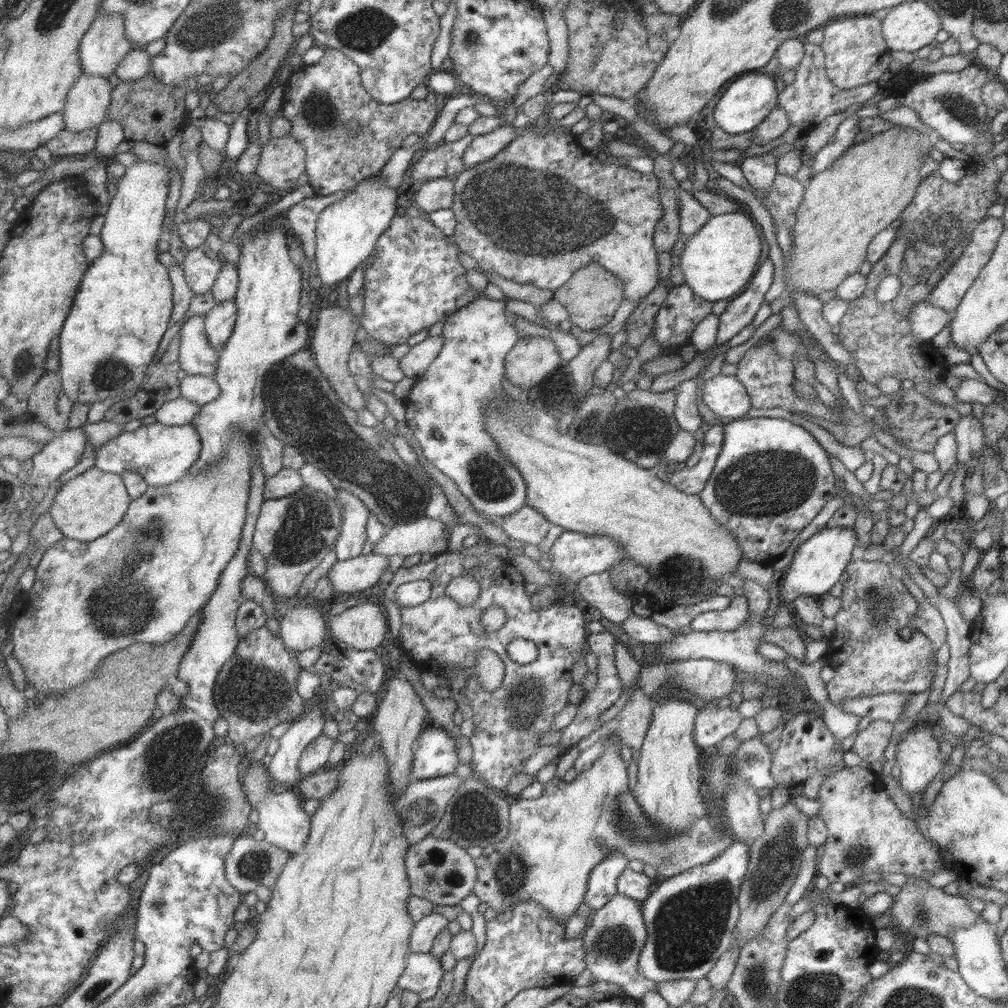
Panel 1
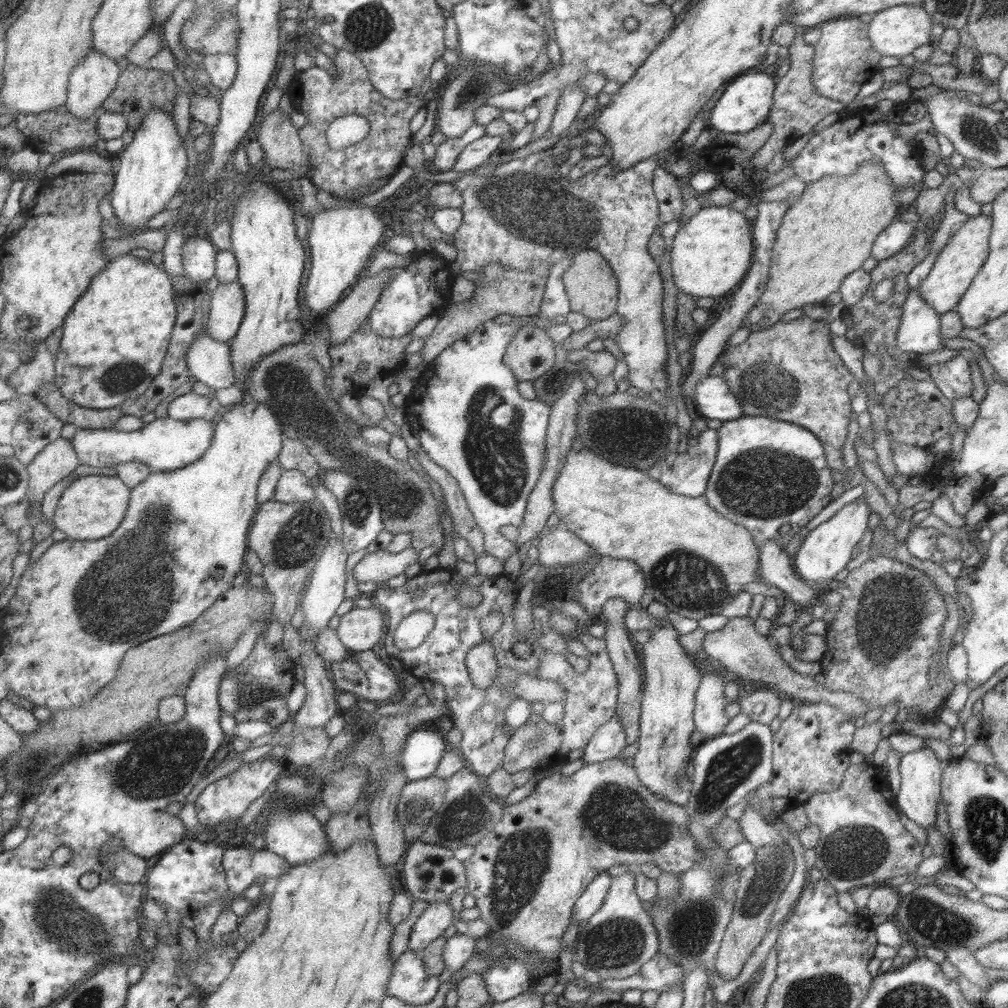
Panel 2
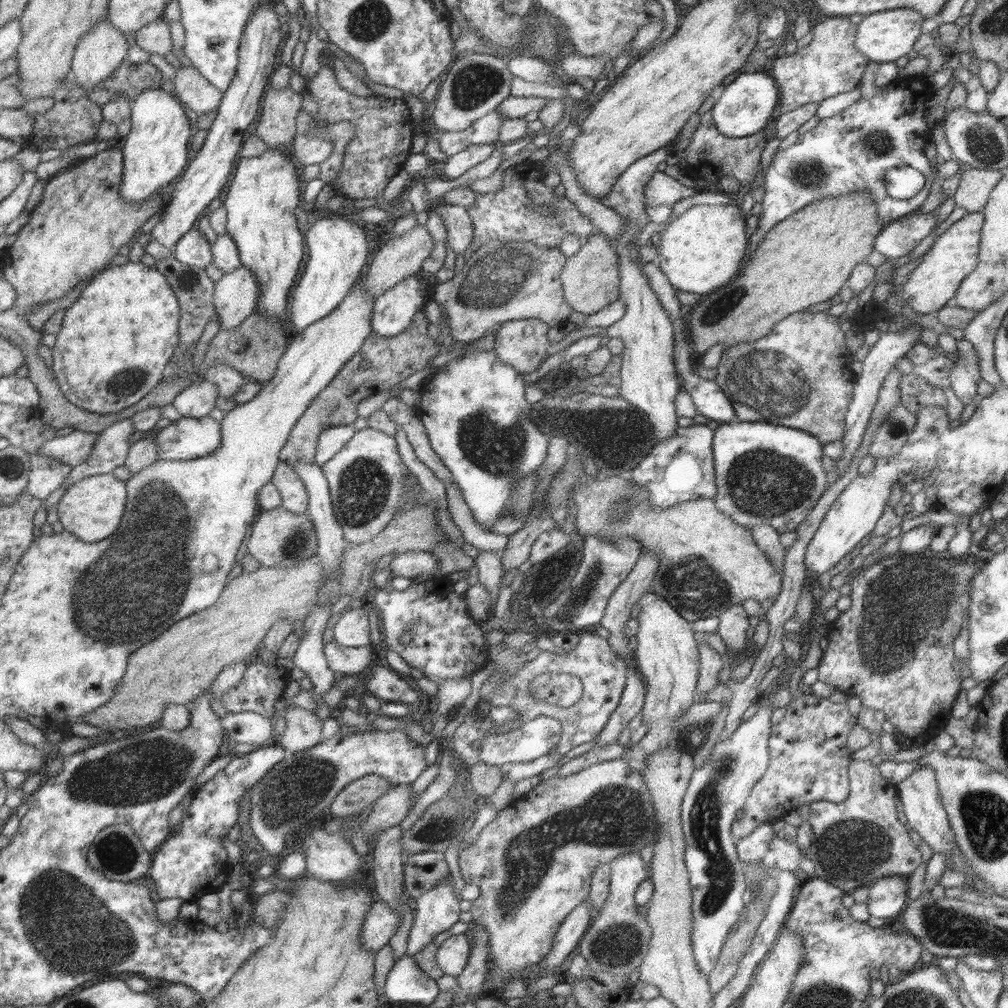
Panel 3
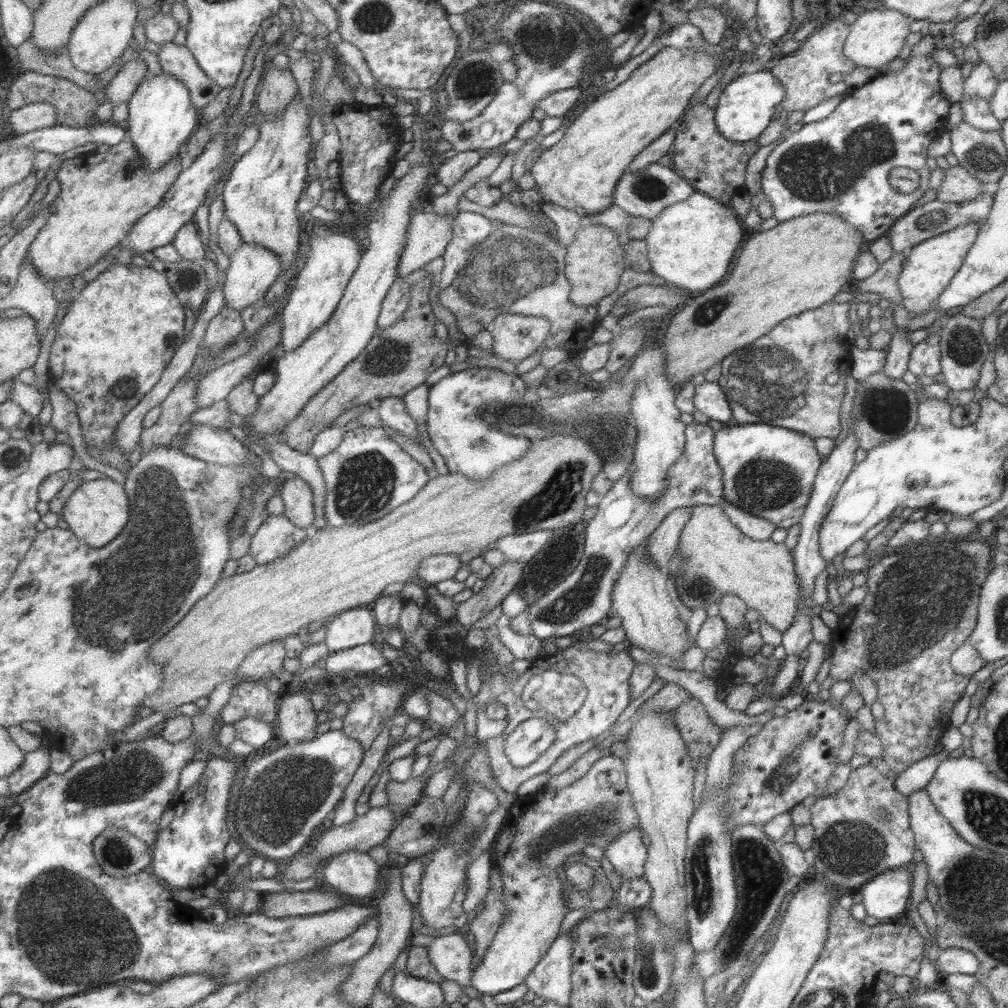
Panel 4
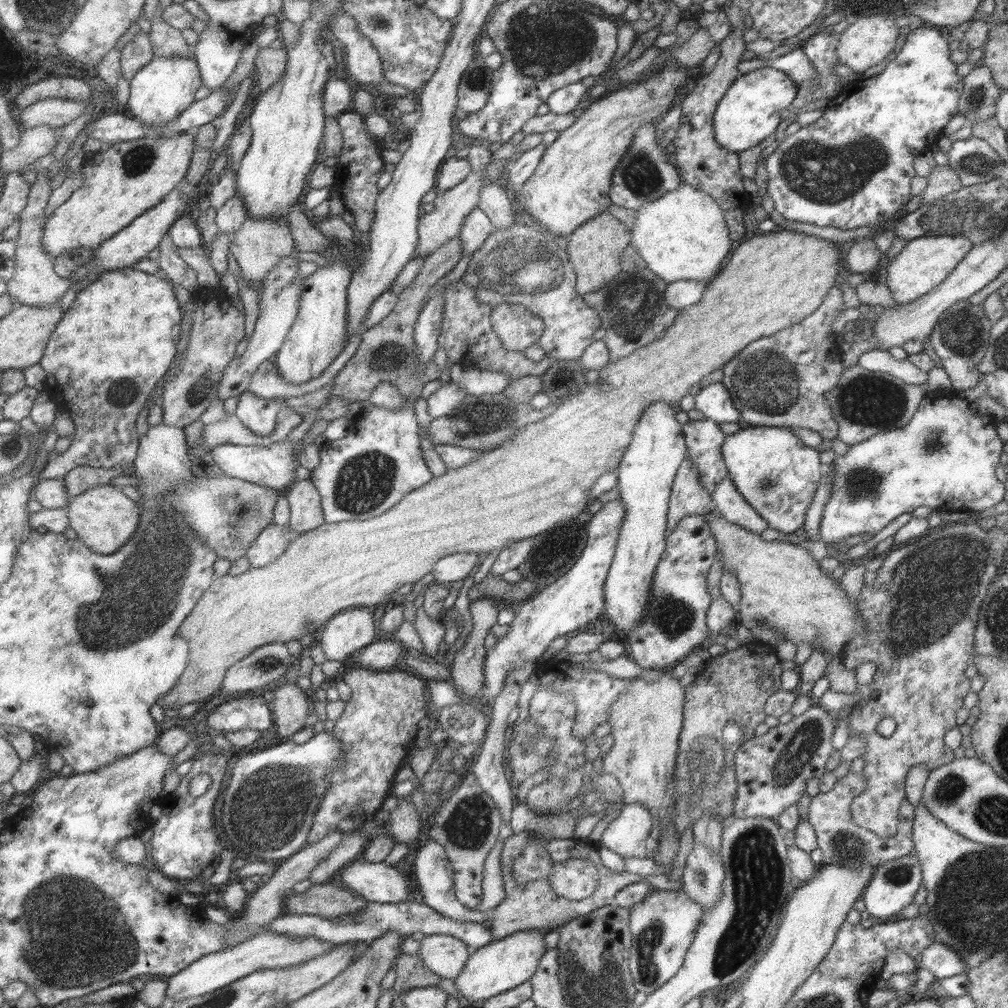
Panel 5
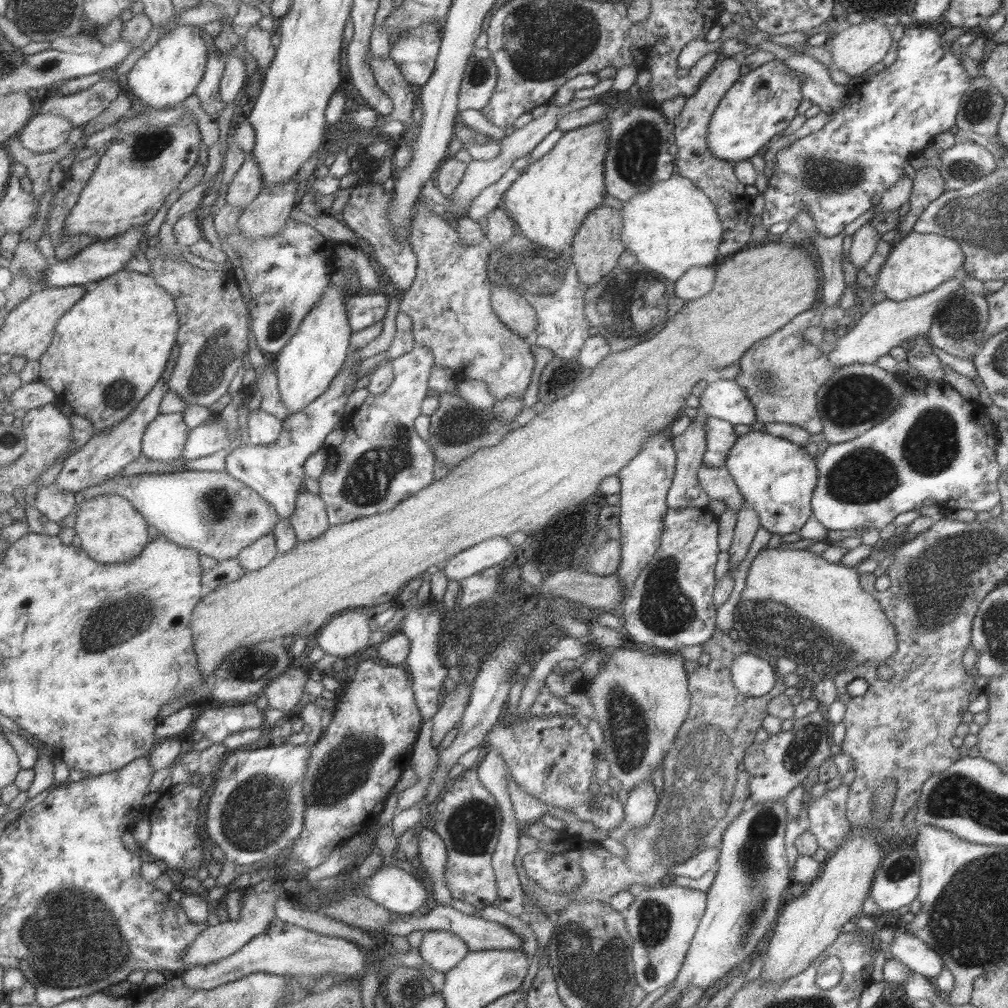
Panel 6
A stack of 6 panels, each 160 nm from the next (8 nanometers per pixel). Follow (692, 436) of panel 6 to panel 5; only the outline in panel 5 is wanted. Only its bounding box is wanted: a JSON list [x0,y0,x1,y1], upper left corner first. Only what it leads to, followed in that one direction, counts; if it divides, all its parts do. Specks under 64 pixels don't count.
[665,454,715,536]

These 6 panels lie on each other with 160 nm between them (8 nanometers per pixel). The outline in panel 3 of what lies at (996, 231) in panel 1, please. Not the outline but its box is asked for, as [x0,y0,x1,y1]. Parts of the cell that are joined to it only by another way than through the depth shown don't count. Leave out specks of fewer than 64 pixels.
[900,212,983,314]

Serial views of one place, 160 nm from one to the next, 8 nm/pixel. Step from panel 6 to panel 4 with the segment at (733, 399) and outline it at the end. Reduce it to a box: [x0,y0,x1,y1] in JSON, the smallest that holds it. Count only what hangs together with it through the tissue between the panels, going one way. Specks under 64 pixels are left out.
[693,385,733,423]

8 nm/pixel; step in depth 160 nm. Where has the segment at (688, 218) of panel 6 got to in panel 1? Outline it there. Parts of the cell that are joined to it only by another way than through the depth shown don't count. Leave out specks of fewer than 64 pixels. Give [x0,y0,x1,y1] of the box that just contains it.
[680,212,765,300]

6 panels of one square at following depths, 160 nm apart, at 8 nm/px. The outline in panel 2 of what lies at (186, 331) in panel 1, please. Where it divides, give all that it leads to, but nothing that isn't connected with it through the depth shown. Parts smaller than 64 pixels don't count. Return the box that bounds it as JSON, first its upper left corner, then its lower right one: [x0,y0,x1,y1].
[188,329,237,391]

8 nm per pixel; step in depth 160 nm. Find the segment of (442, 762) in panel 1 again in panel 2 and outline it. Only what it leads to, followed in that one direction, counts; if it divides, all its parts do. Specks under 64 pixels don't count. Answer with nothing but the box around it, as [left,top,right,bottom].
[400,730,450,782]

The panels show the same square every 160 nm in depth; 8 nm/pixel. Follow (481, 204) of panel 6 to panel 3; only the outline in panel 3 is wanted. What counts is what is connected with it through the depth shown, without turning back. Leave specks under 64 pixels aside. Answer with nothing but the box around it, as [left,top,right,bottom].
[438,205,472,255]

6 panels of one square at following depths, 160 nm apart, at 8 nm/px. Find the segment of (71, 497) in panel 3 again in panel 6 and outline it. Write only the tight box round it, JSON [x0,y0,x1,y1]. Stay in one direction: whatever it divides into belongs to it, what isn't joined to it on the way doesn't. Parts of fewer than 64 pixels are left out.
[75,494,152,563]

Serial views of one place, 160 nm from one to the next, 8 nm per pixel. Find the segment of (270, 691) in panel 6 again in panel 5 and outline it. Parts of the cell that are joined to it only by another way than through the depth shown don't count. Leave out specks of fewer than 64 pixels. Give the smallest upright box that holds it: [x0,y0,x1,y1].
[271,684,309,738]

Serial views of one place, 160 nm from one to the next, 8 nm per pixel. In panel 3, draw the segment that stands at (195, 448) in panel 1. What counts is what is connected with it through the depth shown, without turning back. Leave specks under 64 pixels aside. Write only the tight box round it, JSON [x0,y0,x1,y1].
[39,417,223,468]

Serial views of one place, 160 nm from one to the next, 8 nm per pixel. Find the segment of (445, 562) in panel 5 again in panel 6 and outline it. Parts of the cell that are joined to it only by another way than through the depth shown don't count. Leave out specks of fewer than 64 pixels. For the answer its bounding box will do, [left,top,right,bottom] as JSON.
[443,537,513,581]

